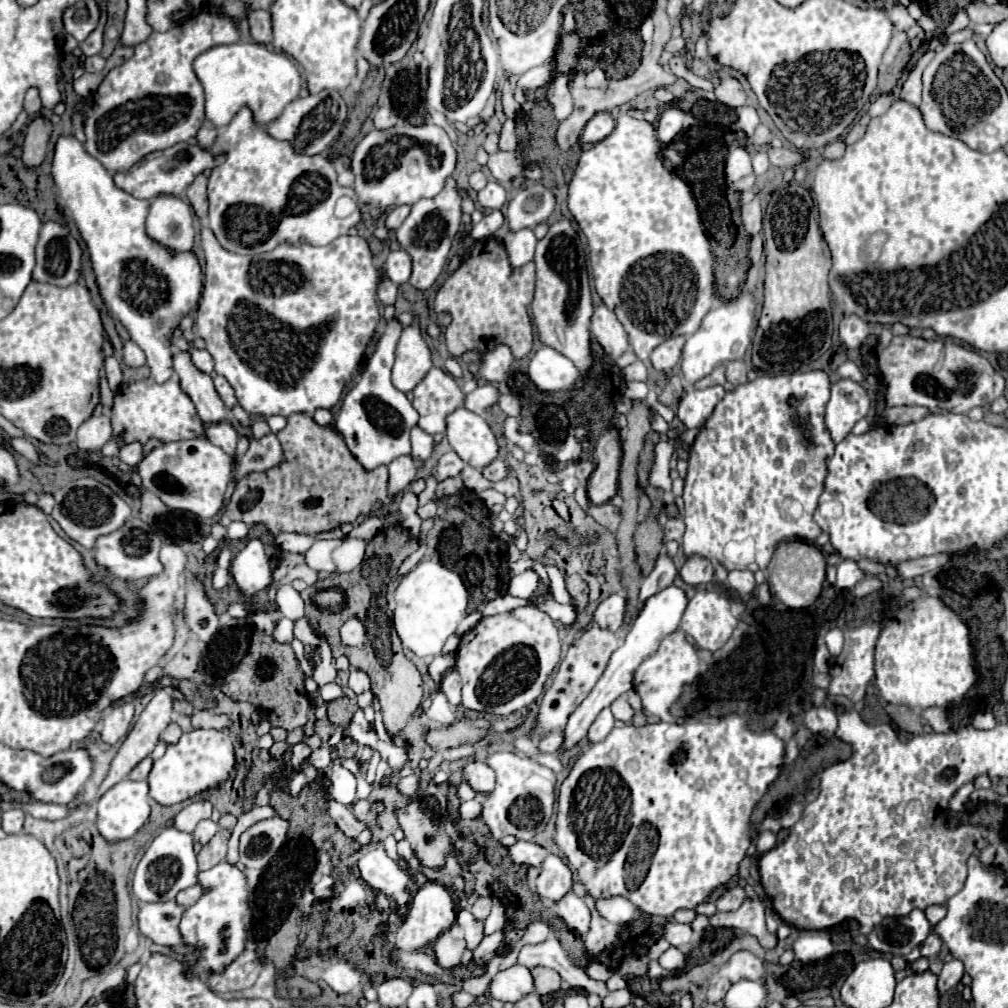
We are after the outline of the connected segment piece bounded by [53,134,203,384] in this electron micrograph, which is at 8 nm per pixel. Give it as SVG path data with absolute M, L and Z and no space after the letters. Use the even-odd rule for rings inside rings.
M71 134L59 136L53 156L53 180L59 202L71 212L83 240L87 242L101 296L111 312L141 346L151 376L163 384L173 378L169 336L179 320L197 308L203 274L193 252L173 254L145 234L147 200L133 198L113 184L103 164L85 152L85 146Z

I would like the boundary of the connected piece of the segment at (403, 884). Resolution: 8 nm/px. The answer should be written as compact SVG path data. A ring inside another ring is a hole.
M383 842L377 848L369 850L365 856L361 856L357 866L361 878L373 888L381 890L389 900L395 900L397 912L403 916L407 912L407 902L409 902L409 894L407 894L409 876L403 870L399 870L395 860L387 856Z

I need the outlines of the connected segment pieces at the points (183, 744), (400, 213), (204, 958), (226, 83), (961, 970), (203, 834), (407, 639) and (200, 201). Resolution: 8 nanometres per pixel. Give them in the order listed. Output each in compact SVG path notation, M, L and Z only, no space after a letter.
M191 730L183 734L175 746L169 746L163 758L153 762L149 772L149 796L163 806L183 802L207 788L219 786L229 776L233 764L233 742L229 734L221 730Z
M397 206L397 208L387 216L385 228L387 228L389 232L395 232L395 230L401 226L401 222L405 220L407 214L409 214L409 206Z
M221 862L211 870L199 872L199 884L207 890L197 904L187 908L183 920L179 924L185 944L191 944L199 952L199 962L189 966L191 970L199 970L207 974L207 970L221 972L223 966L233 962L245 946L245 924L251 920L251 910L247 906L247 890L245 876L237 866Z
M243 40L213 46L195 58L193 70L205 90L205 116L215 126L227 126L243 106L253 110L259 124L269 124L301 90L301 76L295 64L283 52L269 50L259 42Z
M953 958L953 960L945 962L943 970L939 974L939 984L937 984L939 986L939 994L945 994L947 990L955 988L961 982L963 974L965 974L965 966L961 964L961 960Z
M203 820L201 824L197 824L197 828L195 828L195 832L193 832L193 840L199 842L199 844L207 844L207 842L215 836L217 828L219 828L219 826L217 826L213 820Z
M421 560L409 574L405 574L395 590L395 618L393 626L403 642L415 656L427 658L437 656L447 642L447 638L455 632L461 620L467 616L469 594L457 572L445 568L443 564Z
M199 174L193 184L189 186L187 190L187 198L195 210L195 214L199 218L205 218L207 216L207 176L205 174Z

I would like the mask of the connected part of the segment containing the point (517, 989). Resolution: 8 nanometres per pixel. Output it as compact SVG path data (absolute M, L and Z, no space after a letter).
M511 966L503 972L499 972L491 986L489 992L493 998L501 1000L501 1002L519 1002L523 1000L527 994L533 992L533 976L531 970L525 966Z

